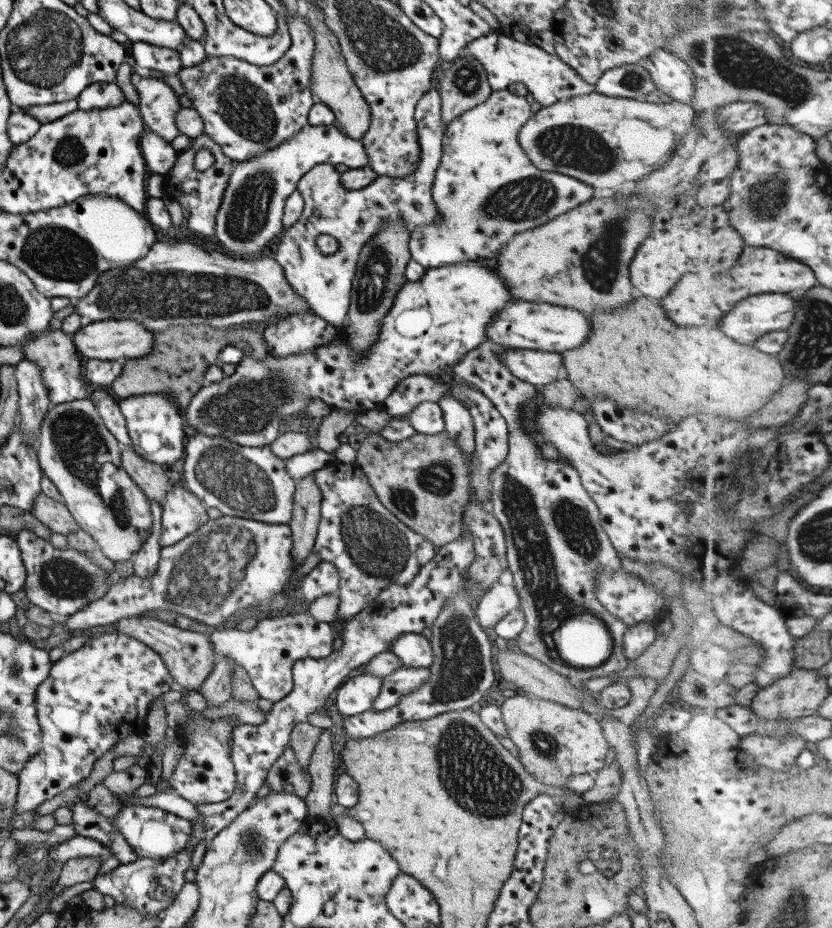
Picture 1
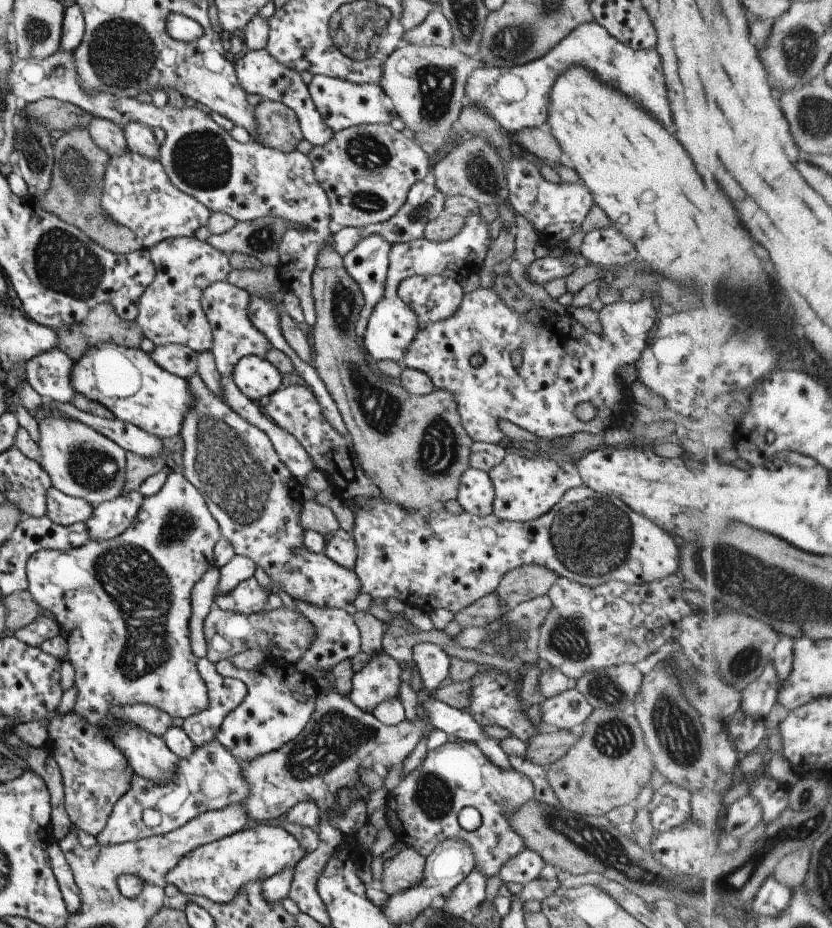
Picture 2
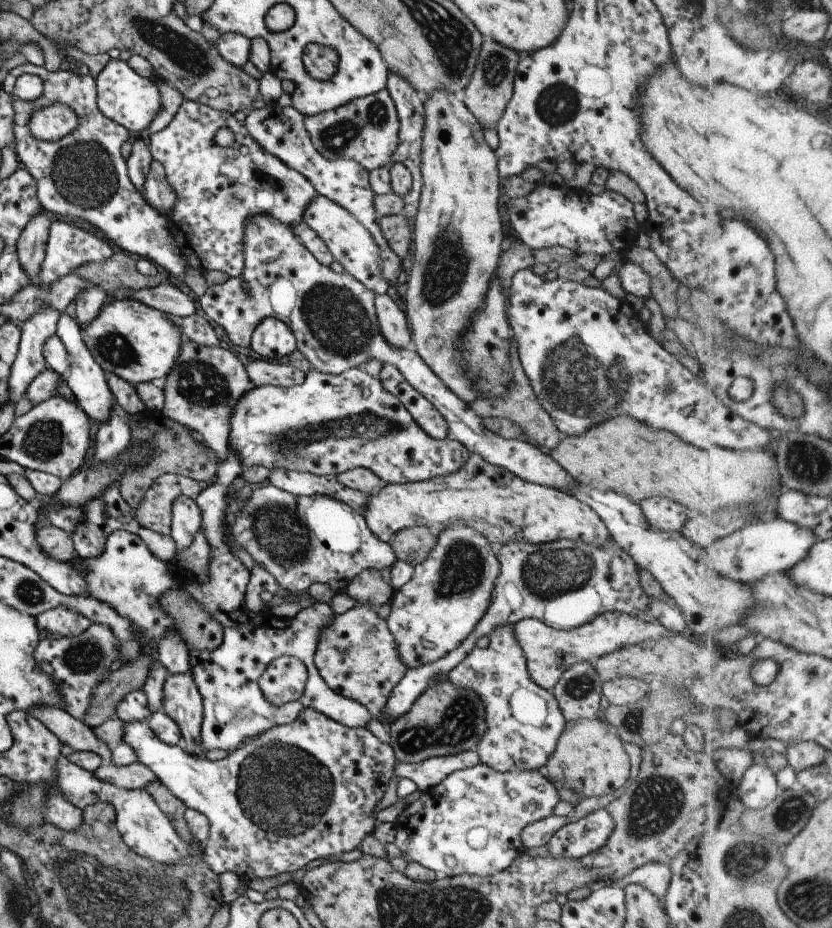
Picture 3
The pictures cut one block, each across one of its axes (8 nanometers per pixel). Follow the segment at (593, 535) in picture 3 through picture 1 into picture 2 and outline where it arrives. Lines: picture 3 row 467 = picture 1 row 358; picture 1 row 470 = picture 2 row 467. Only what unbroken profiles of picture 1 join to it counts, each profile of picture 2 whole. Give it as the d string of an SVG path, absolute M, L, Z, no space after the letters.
M506 453L503 460L490 468L487 474L494 490L492 514L499 520L520 523L549 512L570 488L582 485L575 462L566 459L552 460L543 456L530 459L514 453Z

